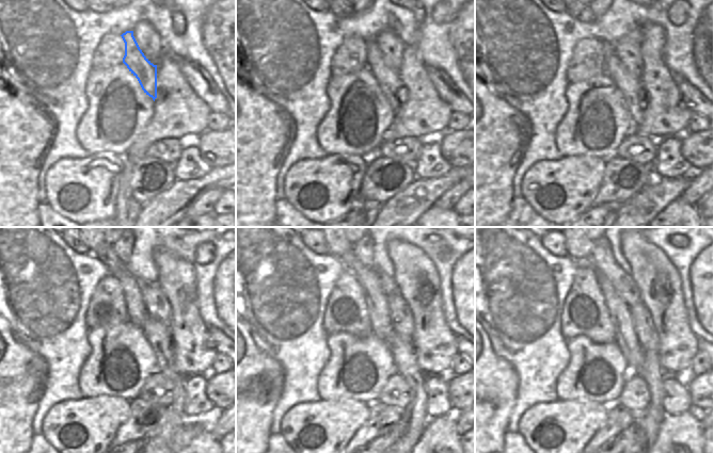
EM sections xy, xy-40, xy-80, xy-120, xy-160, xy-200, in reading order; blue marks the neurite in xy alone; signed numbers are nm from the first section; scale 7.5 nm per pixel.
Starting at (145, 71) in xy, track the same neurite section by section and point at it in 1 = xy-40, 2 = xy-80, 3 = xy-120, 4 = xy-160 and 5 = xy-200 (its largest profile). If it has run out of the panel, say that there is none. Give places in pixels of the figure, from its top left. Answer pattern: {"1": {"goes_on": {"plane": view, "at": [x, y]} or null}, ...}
{"1": {"goes_on": {"plane": "xy-40", "at": [395, 92]}}, "2": {"goes_on": {"plane": "xy-80", "at": [632, 89]}}, "3": {"goes_on": {"plane": "xy-120", "at": [158, 443]}}, "4": {"goes_on": {"plane": "xy-160", "at": [405, 435]}}, "5": {"goes_on": {"plane": "xy-200", "at": [649, 421]}}}

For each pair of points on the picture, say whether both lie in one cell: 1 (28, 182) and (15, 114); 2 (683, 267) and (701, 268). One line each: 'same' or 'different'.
1: same
2: different

